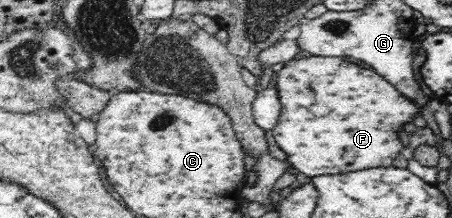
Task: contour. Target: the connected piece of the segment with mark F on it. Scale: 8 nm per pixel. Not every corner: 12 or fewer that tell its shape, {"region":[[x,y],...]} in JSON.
{"region":[[341,57],[285,62],[273,139],[311,178],[392,165],[421,107]]}

